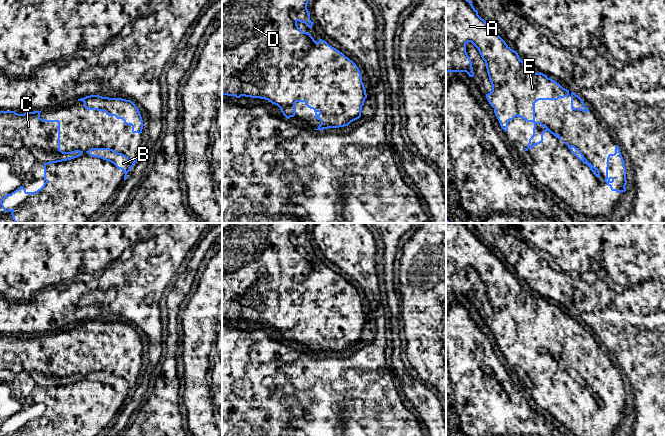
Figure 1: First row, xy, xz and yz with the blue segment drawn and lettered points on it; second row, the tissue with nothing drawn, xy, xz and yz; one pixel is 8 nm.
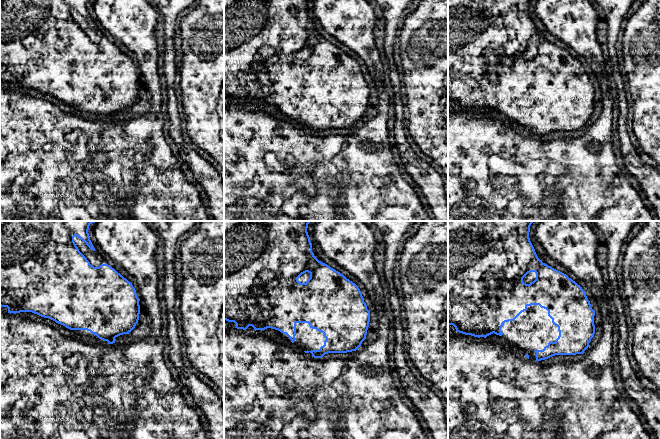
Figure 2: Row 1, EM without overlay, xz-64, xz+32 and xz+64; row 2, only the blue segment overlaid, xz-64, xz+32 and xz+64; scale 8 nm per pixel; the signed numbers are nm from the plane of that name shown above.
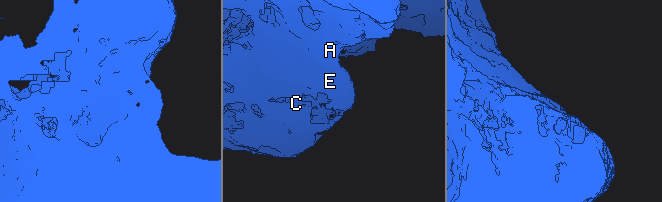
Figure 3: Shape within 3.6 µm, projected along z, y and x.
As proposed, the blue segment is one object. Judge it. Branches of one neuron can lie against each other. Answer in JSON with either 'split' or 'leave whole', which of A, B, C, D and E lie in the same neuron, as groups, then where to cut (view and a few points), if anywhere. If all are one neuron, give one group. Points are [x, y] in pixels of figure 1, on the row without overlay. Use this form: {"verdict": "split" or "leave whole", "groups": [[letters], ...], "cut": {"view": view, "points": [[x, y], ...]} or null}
{"verdict": "leave whole", "groups": [["A", "B", "C", "D", "E"]], "cut": null}

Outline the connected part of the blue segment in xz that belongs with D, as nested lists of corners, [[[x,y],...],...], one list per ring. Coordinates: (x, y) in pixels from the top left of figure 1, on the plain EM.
[[[222,223],[222,318],[227,320],[241,320],[265,323],[277,329],[283,339],[289,343],[296,338],[295,327],[305,326],[306,330],[313,333],[315,343],[321,345],[317,353],[339,352],[348,350],[351,346],[361,341],[362,330],[367,322],[366,313],[362,306],[362,301],[357,289],[346,281],[342,276],[329,269],[326,265],[319,262],[316,266],[311,258],[303,256],[297,246],[305,247],[310,253],[314,246],[310,244],[310,237],[307,228],[310,223]]]

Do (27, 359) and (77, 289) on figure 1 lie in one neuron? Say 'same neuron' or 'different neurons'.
different neurons

